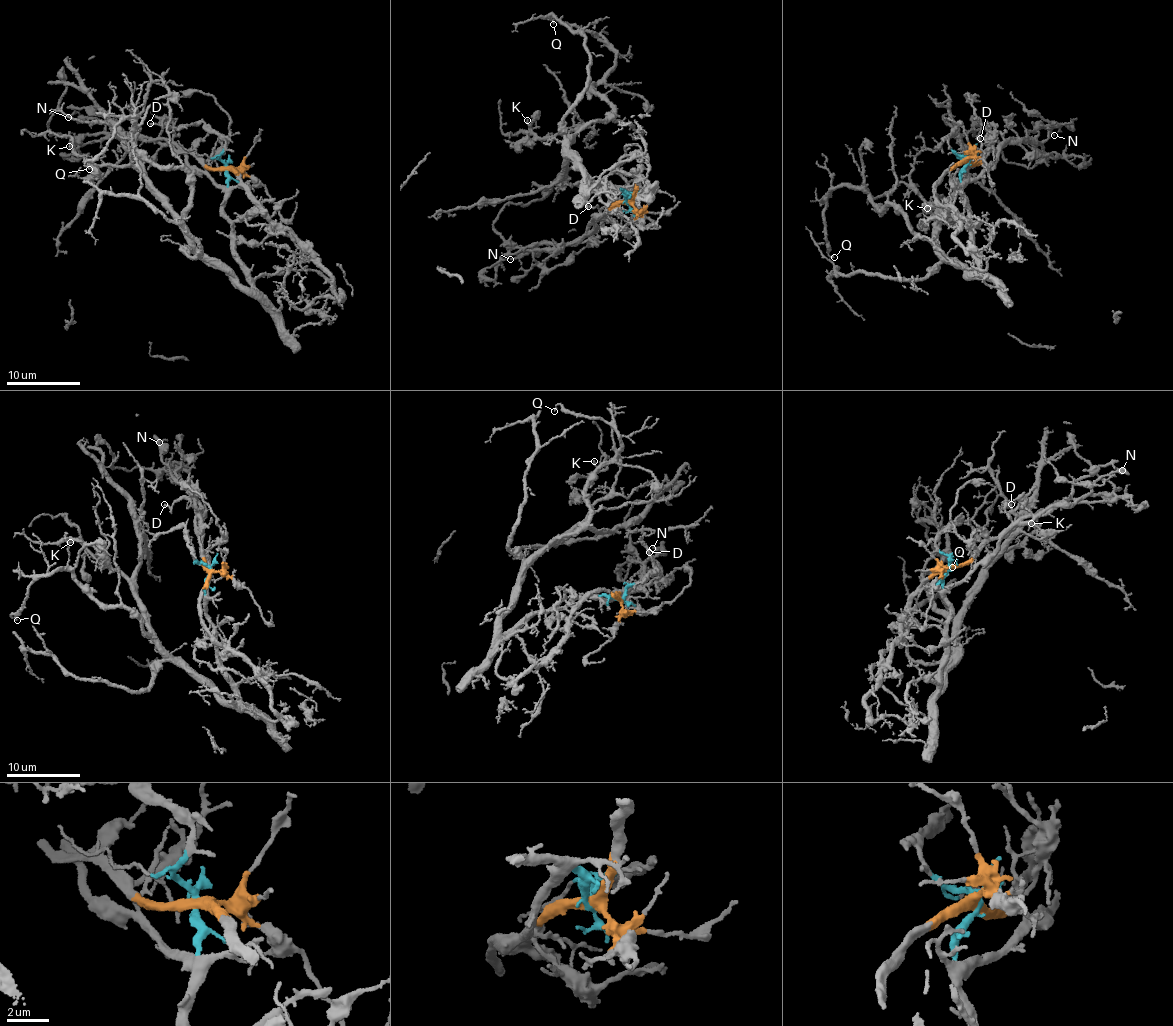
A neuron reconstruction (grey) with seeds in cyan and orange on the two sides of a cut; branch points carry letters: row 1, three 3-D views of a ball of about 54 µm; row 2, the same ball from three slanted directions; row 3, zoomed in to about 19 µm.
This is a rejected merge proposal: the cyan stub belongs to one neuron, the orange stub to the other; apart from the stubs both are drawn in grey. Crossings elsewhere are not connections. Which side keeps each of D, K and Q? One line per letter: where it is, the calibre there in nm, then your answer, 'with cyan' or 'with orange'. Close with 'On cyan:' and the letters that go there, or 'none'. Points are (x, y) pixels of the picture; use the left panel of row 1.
D: place (150, 123); calibre 200 nm; with cyan
K: place (69, 146); calibre 150 nm; with cyan
Q: place (89, 169); calibre 130 nm; with cyan
On cyan: D, K, Q

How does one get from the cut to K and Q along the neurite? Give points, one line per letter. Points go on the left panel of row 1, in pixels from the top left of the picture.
K: (226, 168), (224, 214), (234, 257), (256, 292), (198, 250), (167, 198), (131, 165), (94, 165), (69, 146)
Q: (226, 168), (234, 257), (256, 292), (196, 247), (187, 173), (136, 147), (136, 117), (88, 169)

